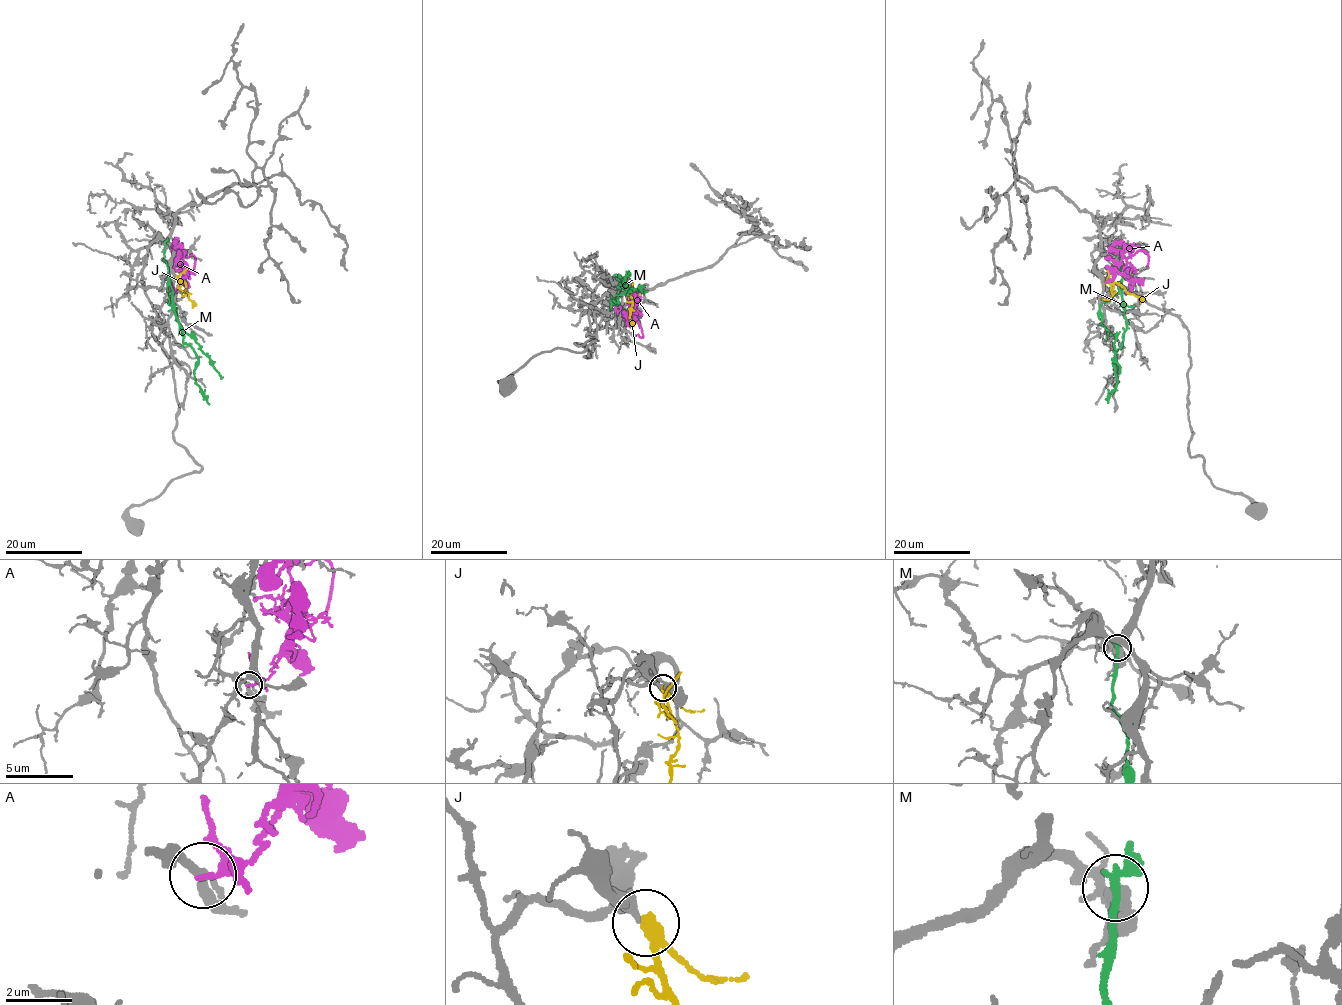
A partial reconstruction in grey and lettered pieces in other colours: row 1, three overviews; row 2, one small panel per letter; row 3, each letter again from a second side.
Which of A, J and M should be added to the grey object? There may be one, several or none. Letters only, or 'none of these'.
J

